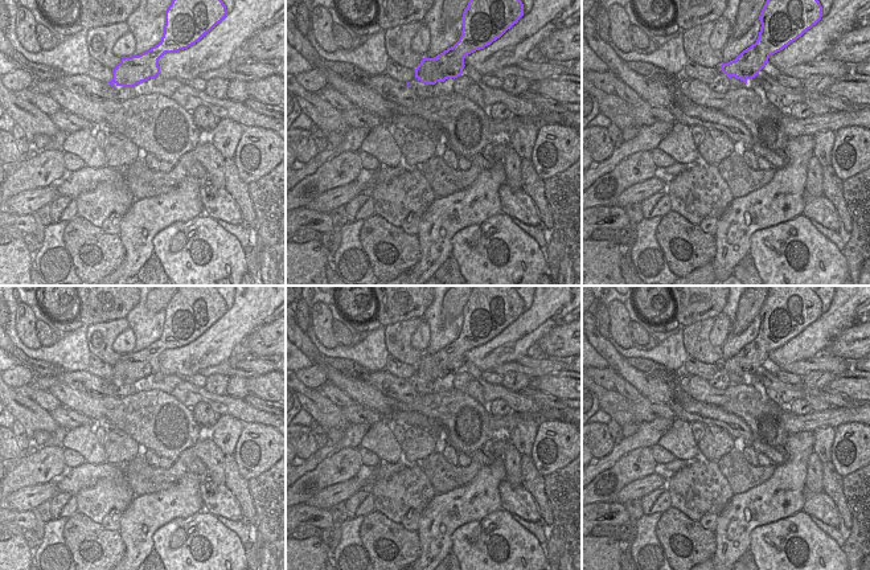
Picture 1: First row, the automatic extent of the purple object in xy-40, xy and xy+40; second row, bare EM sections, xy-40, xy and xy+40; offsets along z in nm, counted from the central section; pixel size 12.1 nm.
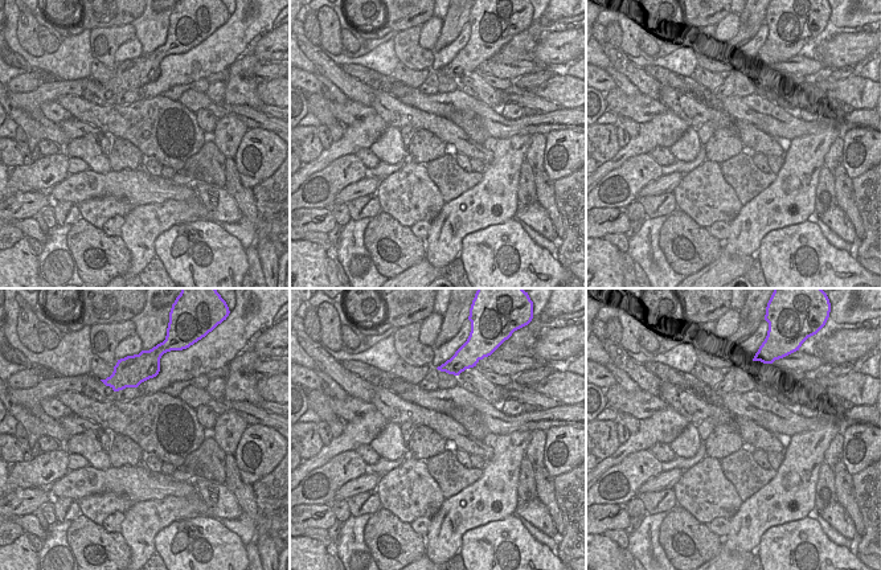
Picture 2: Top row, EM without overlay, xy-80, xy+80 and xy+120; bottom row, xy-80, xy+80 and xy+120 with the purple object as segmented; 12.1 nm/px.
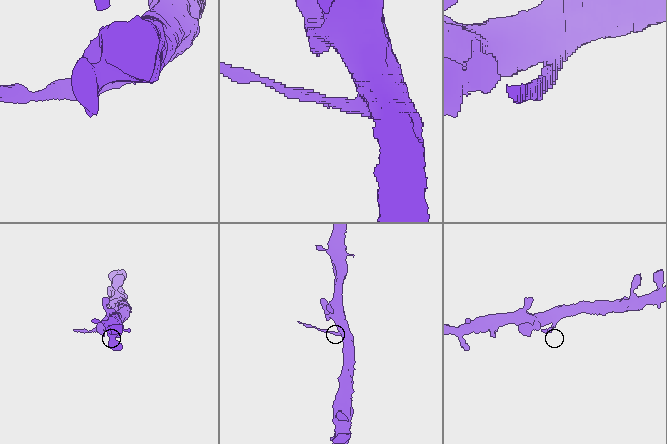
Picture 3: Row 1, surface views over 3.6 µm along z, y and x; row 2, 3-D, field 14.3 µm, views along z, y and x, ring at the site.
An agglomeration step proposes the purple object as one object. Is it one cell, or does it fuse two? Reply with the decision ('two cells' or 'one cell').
two cells

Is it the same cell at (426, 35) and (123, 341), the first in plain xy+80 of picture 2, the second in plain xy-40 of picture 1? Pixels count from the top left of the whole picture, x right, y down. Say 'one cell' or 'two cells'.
one cell

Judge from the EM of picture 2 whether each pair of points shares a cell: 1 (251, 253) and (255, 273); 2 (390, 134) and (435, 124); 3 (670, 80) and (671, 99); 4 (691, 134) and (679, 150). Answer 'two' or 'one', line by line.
1: one
2: two
3: two
4: one

